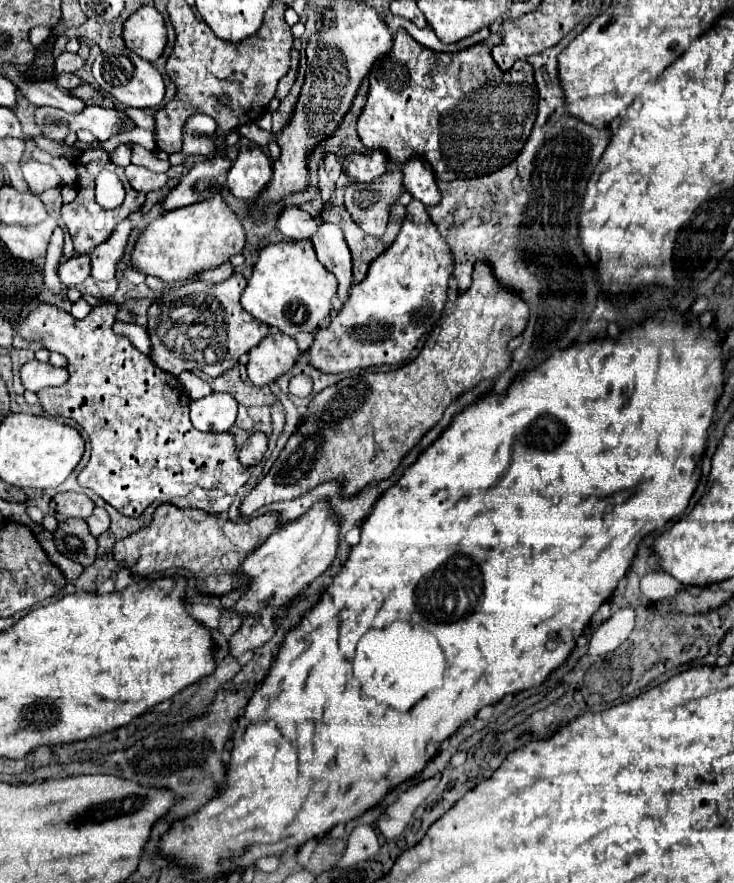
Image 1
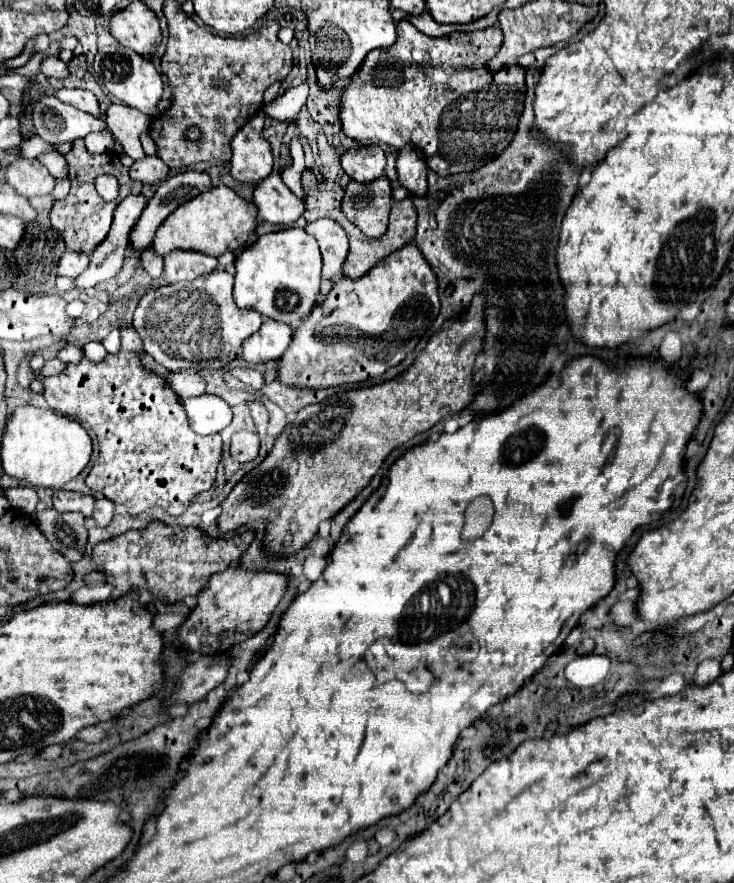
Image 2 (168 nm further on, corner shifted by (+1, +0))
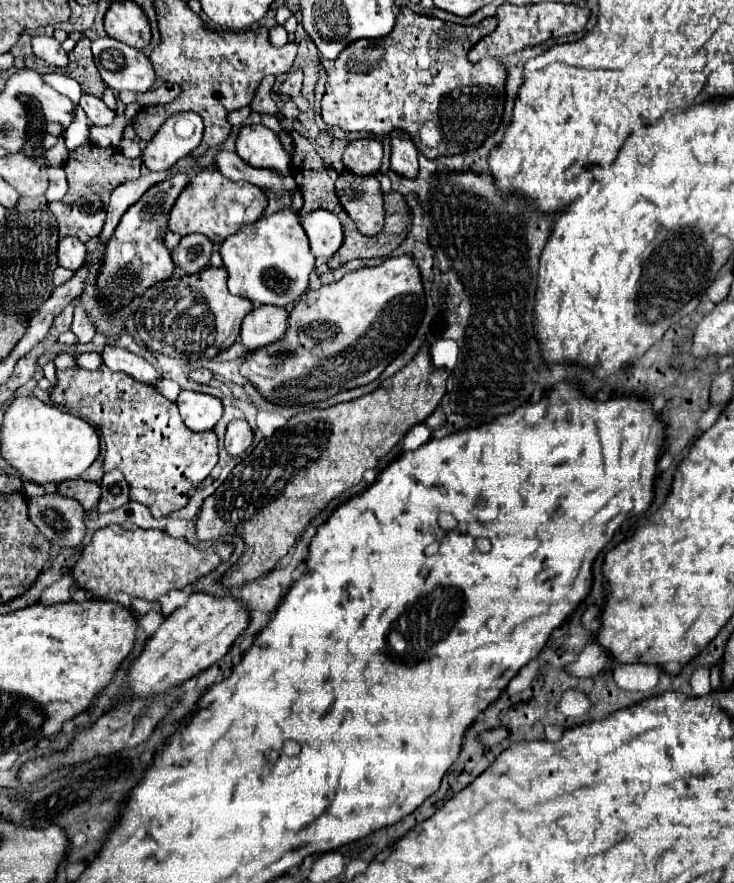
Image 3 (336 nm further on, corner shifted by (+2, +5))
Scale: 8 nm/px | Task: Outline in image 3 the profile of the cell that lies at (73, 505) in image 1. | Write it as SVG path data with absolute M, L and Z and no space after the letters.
M71 479L71 481L61 481L57 483L57 491L61 495L69 495L77 499L85 511L91 511L99 499L101 499L101 487L99 483L93 481L83 481L83 479Z

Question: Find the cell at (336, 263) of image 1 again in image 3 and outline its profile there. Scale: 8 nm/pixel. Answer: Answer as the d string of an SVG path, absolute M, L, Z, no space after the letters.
M315 209L311 213L297 213L297 215L301 227L309 237L313 255L327 261L343 243L343 229L337 215L333 215L327 209Z

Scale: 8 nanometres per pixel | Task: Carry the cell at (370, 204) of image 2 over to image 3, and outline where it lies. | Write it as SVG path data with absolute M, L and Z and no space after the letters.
M341 193L339 203L355 221L357 229L373 237L383 229L385 211L383 211L383 193Z

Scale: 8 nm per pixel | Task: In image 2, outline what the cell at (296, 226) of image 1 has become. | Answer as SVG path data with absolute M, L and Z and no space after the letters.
M276 170L254 190L254 204L258 208L258 220L276 226L292 226L304 214L304 202L290 192Z

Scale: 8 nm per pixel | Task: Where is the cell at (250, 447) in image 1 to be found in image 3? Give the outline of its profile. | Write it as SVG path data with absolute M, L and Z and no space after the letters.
M231 421L225 429L225 449L229 455L241 455L253 441L253 431L247 421Z

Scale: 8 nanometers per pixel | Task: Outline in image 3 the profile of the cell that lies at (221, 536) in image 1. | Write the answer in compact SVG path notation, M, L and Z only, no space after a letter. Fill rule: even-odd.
M109 525L95 531L89 545L83 547L71 575L75 583L93 597L109 597L109 593L127 593L155 601L171 589L183 589L199 577L213 571L215 565L203 565L203 551L189 545L185 539L173 539L157 529ZM147 595L147 597L143 597Z

